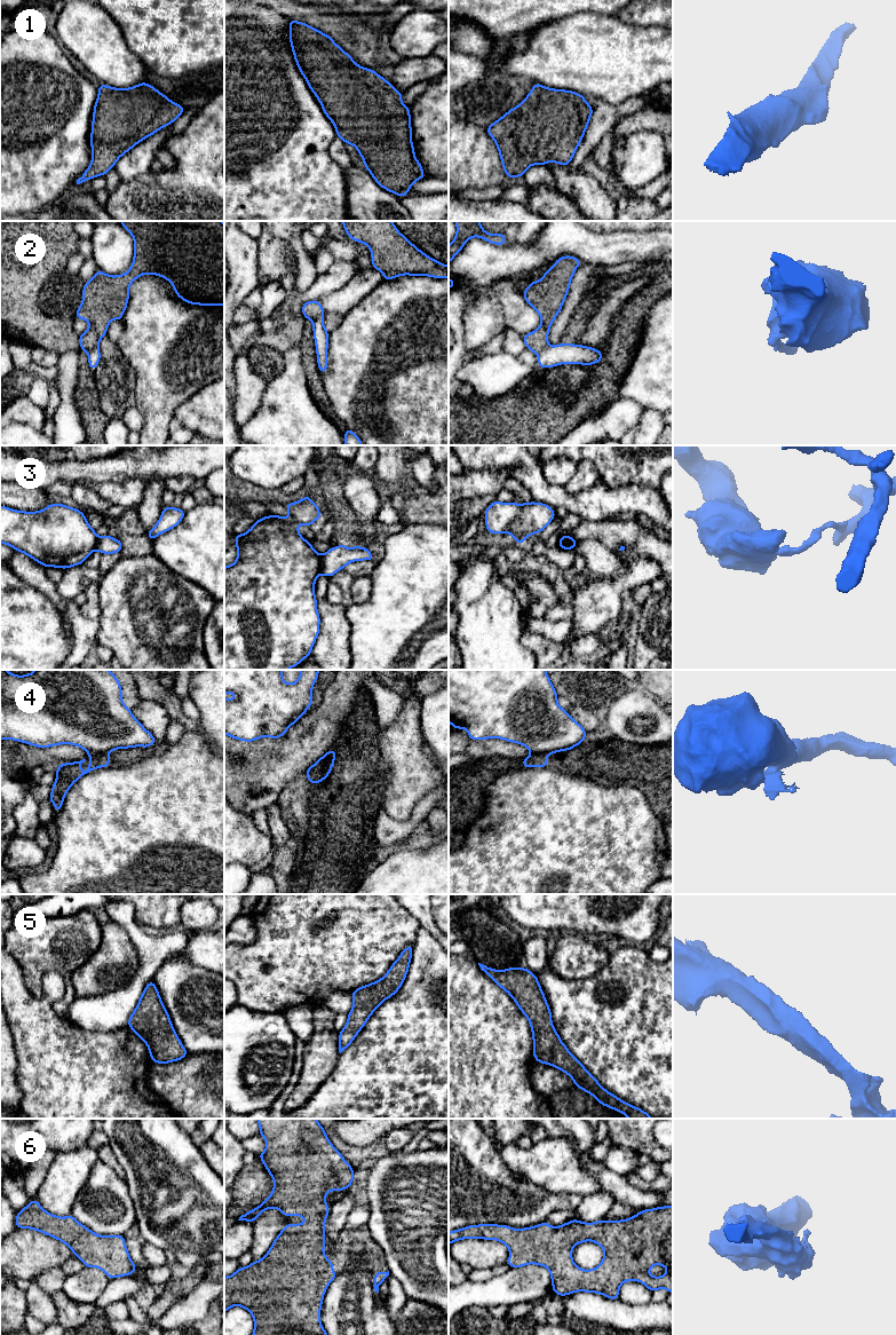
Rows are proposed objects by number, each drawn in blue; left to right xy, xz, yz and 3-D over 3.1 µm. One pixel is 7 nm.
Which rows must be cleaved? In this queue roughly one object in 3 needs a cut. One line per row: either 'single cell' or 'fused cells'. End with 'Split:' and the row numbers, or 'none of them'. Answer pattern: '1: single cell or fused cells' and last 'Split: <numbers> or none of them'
1: single cell
2: fused cells
3: fused cells
4: fused cells
5: single cell
6: single cell
Split: 2, 3, 4

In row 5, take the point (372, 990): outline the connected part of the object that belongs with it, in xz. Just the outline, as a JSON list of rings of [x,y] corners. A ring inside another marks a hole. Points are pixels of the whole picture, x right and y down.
[[[409,945],[381,979],[351,992],[352,1009],[339,1033],[340,1053],[351,1044],[376,1008],[399,990],[409,972],[412,951],[413,947]]]

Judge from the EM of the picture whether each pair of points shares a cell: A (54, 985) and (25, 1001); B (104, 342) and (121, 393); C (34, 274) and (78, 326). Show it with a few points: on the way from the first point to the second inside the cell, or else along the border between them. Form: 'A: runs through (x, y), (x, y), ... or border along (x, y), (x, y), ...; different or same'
A: runs through (49, 993), (41, 1001), (33, 1001); same
B: runs through (110, 355), (116, 380); same
C: border along (72, 318), (72, 328), (79, 334); different

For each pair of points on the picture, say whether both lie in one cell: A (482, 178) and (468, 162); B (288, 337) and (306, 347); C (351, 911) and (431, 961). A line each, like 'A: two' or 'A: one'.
A: one
B: two
C: two

